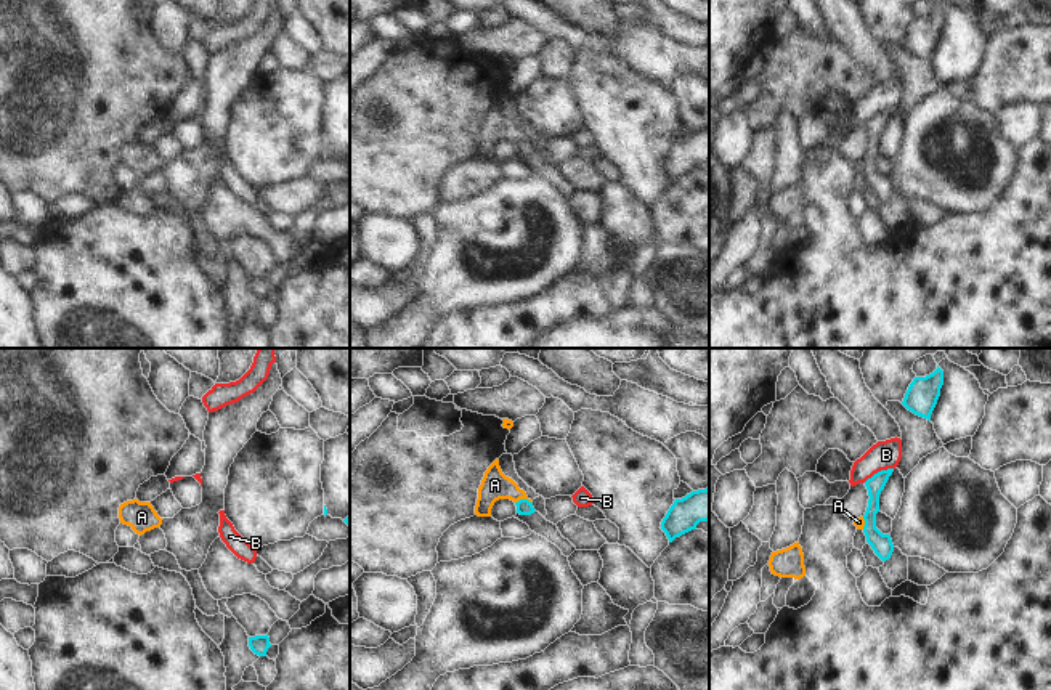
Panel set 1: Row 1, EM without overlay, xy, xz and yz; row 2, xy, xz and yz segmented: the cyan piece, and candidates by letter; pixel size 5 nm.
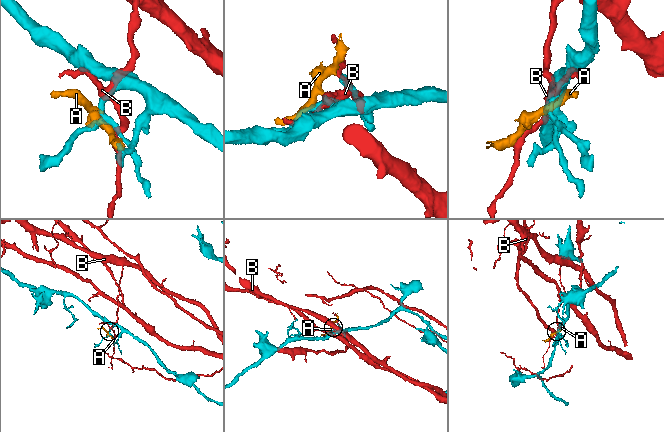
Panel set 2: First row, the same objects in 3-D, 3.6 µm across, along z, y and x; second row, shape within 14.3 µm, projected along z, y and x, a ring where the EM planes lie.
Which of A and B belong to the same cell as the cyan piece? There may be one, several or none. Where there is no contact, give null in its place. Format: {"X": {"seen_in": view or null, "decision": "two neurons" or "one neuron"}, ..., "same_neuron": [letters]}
{"A": {"seen_in": "xz", "decision": "two neurons"}, "B": {"seen_in": "yz", "decision": "two neurons"}, "same_neuron": []}

